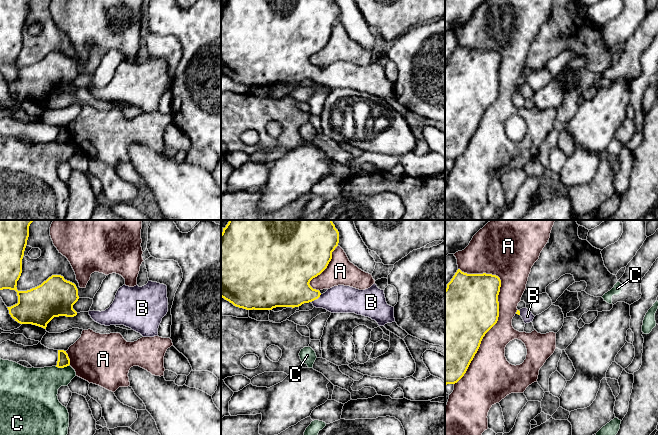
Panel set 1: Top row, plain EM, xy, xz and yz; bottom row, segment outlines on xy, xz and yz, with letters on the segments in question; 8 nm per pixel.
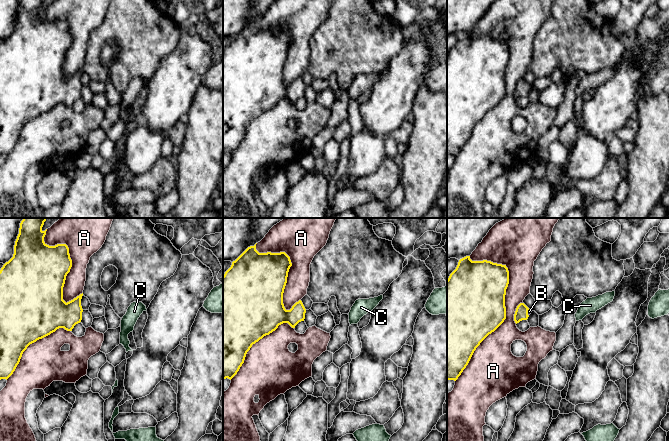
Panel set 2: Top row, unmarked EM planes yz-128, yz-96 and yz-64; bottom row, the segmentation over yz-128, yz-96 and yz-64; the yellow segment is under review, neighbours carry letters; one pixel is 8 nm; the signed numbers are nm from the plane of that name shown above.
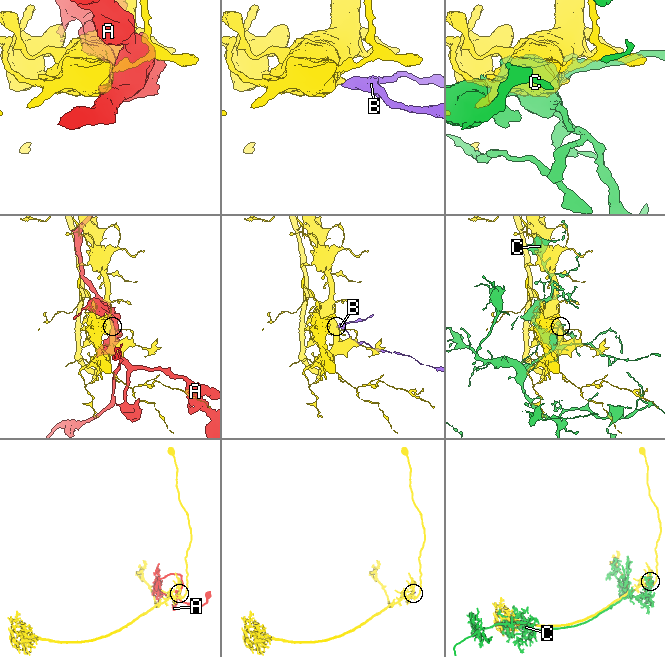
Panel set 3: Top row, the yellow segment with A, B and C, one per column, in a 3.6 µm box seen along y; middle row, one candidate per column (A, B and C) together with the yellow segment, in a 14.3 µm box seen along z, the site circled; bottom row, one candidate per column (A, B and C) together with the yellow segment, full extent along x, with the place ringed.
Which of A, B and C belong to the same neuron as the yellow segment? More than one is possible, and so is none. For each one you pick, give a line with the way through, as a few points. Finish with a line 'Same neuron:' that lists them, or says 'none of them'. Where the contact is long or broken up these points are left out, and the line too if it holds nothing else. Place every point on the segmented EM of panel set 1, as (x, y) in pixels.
B: Path across: xz (288, 285), (293, 290), (316, 298), (339, 299)
Same neuron: B

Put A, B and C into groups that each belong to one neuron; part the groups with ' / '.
A / B / C

